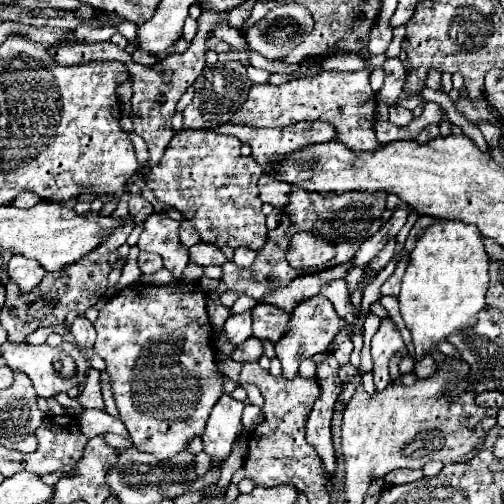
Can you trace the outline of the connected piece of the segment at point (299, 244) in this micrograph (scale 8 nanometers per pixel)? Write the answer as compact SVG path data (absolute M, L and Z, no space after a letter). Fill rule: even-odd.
M298 232L296 236L292 236L290 246L286 250L286 260L296 270L324 268L334 256L334 246L324 238L314 236L312 232Z

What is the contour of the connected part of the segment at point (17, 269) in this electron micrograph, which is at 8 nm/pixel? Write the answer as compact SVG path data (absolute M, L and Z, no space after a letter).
M12 256L12 260L8 262L8 276L18 284L22 294L36 288L44 274L44 268L40 268L36 260L28 260L26 256Z

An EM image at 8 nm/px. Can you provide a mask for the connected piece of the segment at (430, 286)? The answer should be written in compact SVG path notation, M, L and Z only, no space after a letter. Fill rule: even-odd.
M436 222L418 238L398 296L400 314L412 334L418 360L430 350L436 350L436 344L446 340L448 334L476 324L478 312L486 306L484 298L490 280L488 262L482 234L476 226L464 222Z

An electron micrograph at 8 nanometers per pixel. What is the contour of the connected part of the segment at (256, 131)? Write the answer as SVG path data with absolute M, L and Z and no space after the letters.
M226 122L226 124L220 124L214 132L216 134L226 134L226 136L236 136L242 142L248 142L252 146L254 160L264 170L270 170L276 158L282 158L286 154L292 154L294 150L304 148L308 144L330 142L336 136L336 128L332 128L332 124L326 124L326 122L300 122L300 124L292 124L288 128L250 128L250 126L236 126L232 122Z

